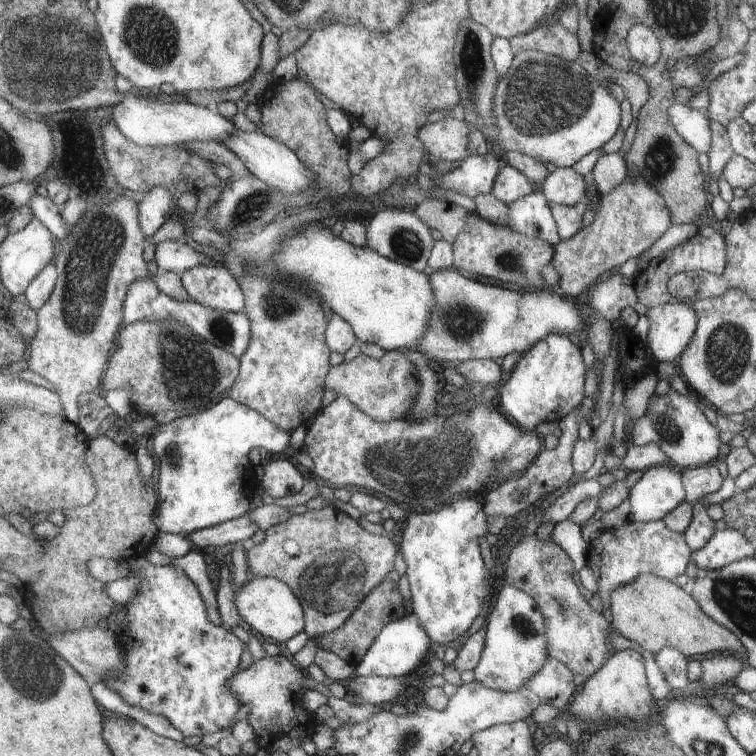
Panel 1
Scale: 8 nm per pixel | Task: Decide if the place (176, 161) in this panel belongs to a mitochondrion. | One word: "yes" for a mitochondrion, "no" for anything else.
no

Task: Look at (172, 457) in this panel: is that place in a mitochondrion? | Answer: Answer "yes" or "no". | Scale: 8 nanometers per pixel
yes

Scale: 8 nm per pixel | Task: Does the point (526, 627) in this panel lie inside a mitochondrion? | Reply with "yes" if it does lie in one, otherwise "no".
yes

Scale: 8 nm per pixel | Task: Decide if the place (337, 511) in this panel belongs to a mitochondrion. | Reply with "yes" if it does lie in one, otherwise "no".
no

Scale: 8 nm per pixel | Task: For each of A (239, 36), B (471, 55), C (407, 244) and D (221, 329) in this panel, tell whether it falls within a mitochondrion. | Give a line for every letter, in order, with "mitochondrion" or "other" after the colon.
A: other
B: mitochondrion
C: mitochondrion
D: mitochondrion

